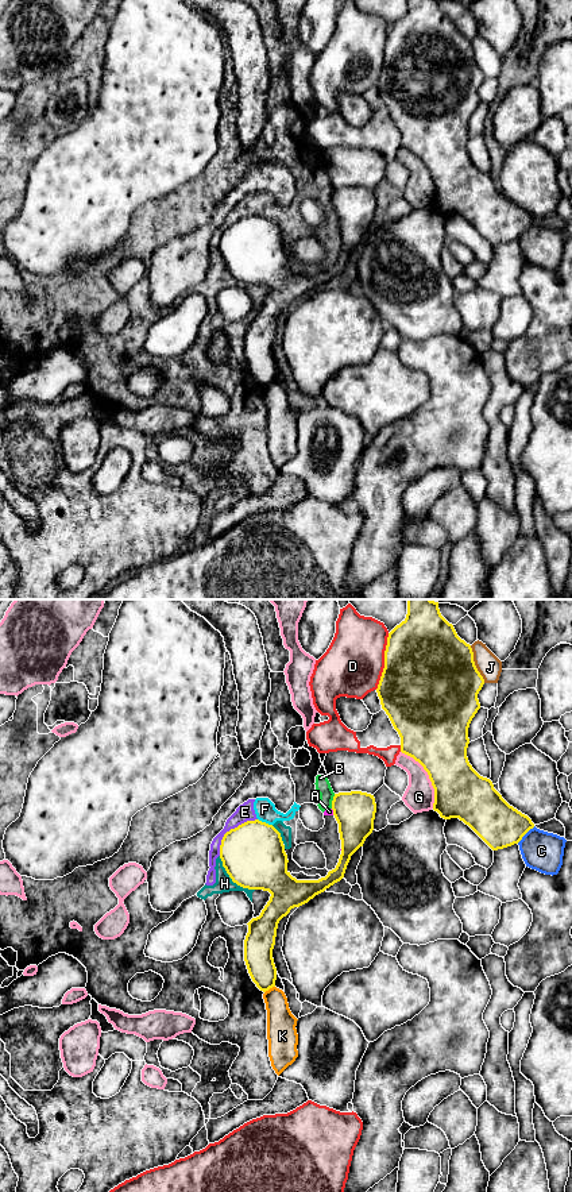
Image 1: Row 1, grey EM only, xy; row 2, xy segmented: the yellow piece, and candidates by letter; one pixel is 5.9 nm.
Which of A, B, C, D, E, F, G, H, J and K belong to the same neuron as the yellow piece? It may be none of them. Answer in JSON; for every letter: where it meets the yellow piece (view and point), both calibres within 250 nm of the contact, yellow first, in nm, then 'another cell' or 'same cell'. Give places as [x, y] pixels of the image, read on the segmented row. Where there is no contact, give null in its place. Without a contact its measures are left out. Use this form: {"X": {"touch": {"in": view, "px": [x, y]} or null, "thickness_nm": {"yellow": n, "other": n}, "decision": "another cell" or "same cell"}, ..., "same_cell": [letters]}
{"A": {"touch": {"in": "xy", "px": [333, 811]}, "thickness_nm": {"yellow": 240, "other": 40}, "decision": "another cell"}, "B": {"touch": {"in": "xy", "px": [332, 801]}, "thickness_nm": {"yellow": 240, "other": 90}, "decision": "another cell"}, "C": {"touch": {"in": "xy", "px": [525, 833]}, "thickness_nm": {"yellow": 280, "other": 240}, "decision": "another cell"}, "D": {"touch": {"in": "xy", "px": [385, 662]}, "thickness_nm": {"yellow": 500, "other": 360}, "decision": "another cell"}, "E": {"touch": {"in": "xy", "px": [231, 829]}, "thickness_nm": {"yellow": 380, "other": 100}, "decision": "another cell"}, "F": {"touch": {"in": "xy", "px": [265, 822]}, "thickness_nm": {"yellow": 380, "other": 120}, "decision": "another cell"}, "G": {"touch": {"in": "xy", "px": [429, 776]}, "thickness_nm": {"yellow": 380, "other": 180}, "decision": "another cell"}, "H": {"touch": {"in": "xy", "px": [231, 878]}, "thickness_nm": {"yellow": 380, "other": 100}, "decision": "another cell"}, "J": {"touch": {"in": "xy", "px": [474, 664]}, "thickness_nm": {"yellow": 500, "other": 140}, "decision": "another cell"}, "K": {"touch": {"in": "xy", "px": [269, 988]}, "thickness_nm": {"yellow": 180, "other": 180}, "decision": "another cell"}, "same_cell": []}

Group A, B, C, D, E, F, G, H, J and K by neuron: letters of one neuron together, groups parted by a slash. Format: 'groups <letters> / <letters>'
groups A B E F H / C / D / G / J / K

